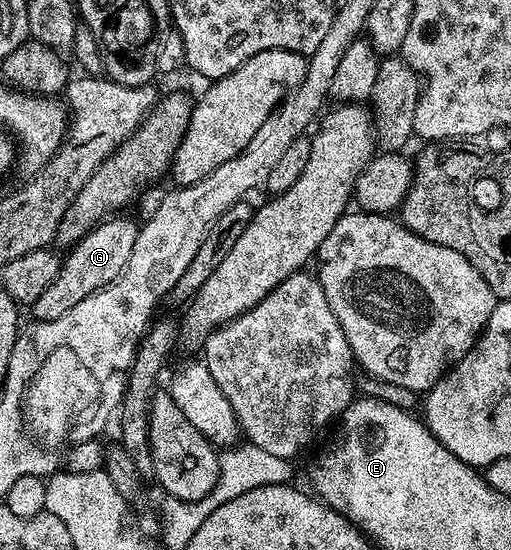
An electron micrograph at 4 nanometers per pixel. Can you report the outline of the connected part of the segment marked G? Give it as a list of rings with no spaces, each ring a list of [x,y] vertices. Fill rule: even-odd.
[[[116,214],[102,220],[96,228],[91,229],[85,238],[81,238],[70,249],[71,252],[62,261],[57,278],[49,285],[49,290],[37,298],[33,306],[35,320],[52,320],[61,318],[68,310],[73,310],[77,302],[85,302],[97,290],[109,286],[125,270],[125,262],[129,262],[129,254],[133,254],[133,242],[137,242],[140,230],[138,223],[126,220],[126,215]]]

